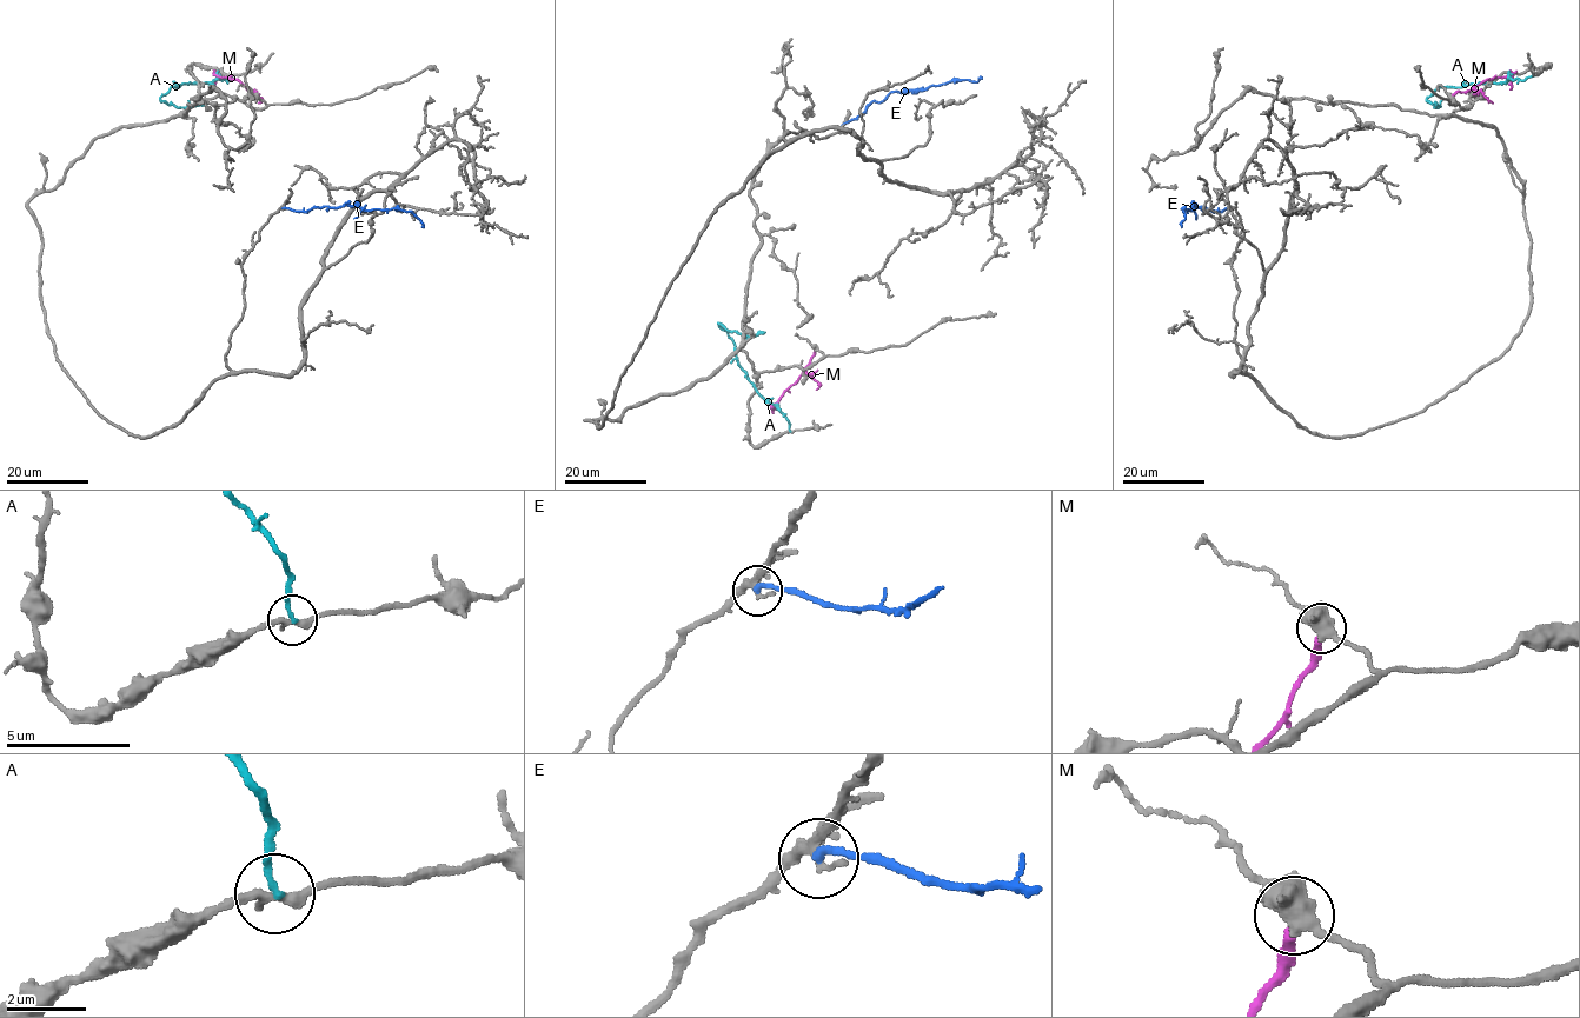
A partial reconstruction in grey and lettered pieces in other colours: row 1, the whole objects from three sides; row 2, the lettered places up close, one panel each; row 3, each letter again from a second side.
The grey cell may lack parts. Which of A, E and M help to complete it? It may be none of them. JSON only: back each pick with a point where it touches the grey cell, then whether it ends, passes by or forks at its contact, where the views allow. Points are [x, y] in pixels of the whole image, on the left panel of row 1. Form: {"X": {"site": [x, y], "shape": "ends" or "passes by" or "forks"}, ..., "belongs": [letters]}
{"belongs": []}

